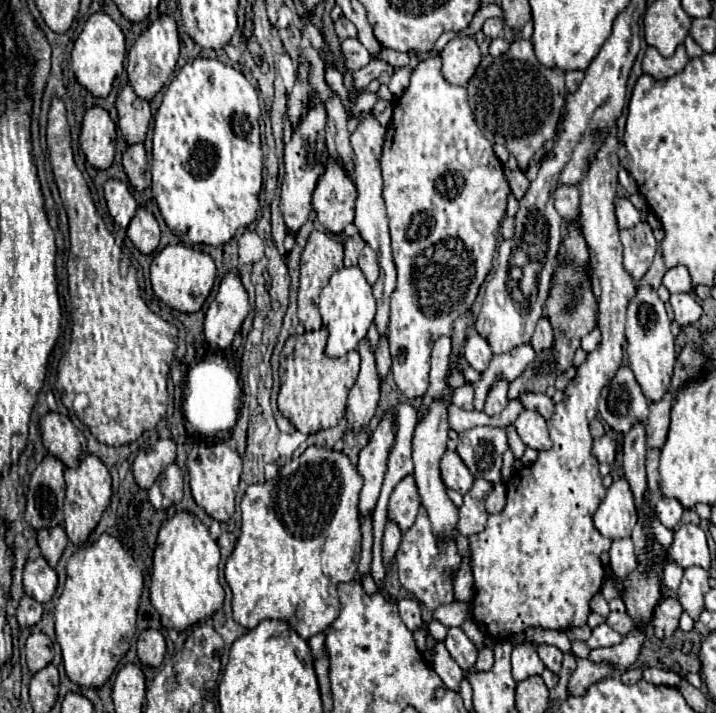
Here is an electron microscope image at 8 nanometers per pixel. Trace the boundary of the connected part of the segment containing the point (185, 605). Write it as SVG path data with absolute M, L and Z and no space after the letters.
M177 512L167 518L155 542L153 576L149 598L161 616L165 628L185 630L187 626L205 620L223 606L223 588L219 584L219 544L211 538L203 522L191 512Z

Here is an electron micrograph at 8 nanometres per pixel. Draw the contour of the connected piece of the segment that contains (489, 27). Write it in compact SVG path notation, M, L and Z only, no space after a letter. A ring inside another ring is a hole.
M489 18L489 20L483 24L483 32L485 32L485 36L489 36L489 38L501 36L501 32L503 32L503 22L501 22L501 18Z

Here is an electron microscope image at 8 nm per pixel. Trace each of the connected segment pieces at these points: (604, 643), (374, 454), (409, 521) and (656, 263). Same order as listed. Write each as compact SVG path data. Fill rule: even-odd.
M601 624L593 630L591 638L587 640L587 646L589 648L611 648L611 646L617 646L621 644L623 636L619 632L615 632L611 626L607 624Z
M383 418L369 440L369 444L359 452L359 464L357 472L363 478L363 488L359 496L359 516L367 518L373 514L379 490L383 484L383 476L387 470L387 458L389 450L395 442L395 432L393 432L393 422L389 418Z
M407 476L393 490L391 500L389 500L387 516L405 534L413 526L415 516L419 512L419 506L421 506L421 498L419 498L415 480L413 480L413 476Z
M657 252L657 254L655 254L655 260L653 260L653 266L651 266L651 268L649 268L649 272L641 278L641 282L639 282L639 284L651 284L651 286L659 288L659 286L661 286L663 276L665 276L665 272L667 272L667 268L665 268L663 256L661 256L661 252Z

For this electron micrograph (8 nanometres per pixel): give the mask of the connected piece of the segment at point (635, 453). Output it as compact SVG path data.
M637 420L633 428L625 434L623 442L623 470L625 478L631 484L631 490L635 494L635 504L639 508L639 500L643 500L647 490L647 478L645 478L645 422Z

